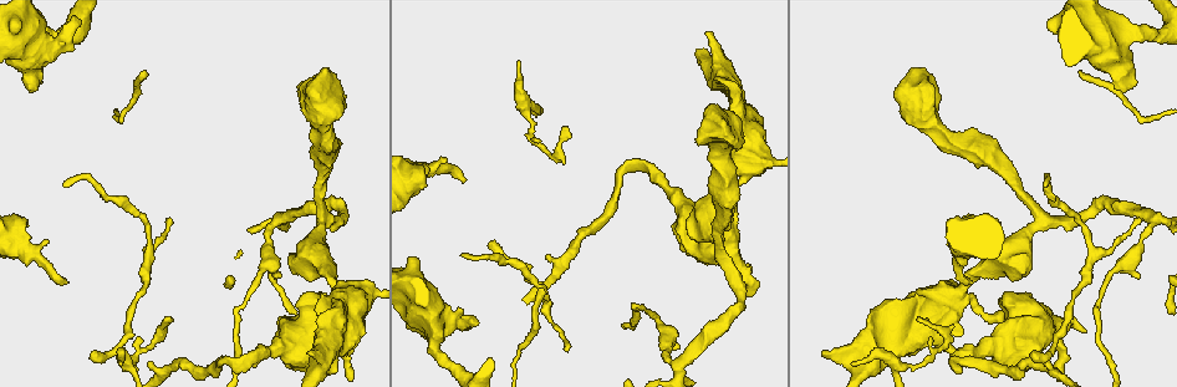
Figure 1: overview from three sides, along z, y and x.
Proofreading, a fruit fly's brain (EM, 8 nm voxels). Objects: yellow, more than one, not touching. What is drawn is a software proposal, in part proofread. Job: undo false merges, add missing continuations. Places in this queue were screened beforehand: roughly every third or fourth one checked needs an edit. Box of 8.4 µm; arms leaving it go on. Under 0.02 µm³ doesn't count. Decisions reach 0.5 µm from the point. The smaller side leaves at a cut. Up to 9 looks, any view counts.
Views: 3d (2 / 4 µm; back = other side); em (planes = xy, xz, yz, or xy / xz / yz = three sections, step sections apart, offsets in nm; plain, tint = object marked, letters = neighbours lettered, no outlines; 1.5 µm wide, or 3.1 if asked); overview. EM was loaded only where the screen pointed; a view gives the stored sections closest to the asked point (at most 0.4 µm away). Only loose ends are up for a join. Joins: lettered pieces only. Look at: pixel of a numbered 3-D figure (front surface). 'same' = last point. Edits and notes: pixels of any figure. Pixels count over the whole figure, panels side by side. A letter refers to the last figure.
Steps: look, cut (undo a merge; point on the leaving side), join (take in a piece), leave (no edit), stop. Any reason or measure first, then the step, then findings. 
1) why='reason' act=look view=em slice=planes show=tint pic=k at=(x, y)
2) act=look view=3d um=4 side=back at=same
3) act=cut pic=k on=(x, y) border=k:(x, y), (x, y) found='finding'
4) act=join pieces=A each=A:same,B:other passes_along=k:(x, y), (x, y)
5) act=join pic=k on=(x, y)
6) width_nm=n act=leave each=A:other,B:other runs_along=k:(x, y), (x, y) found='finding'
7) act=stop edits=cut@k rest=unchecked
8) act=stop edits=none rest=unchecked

why='an open end' act=look view=3d um=4 pic=1 at=(67, 282)

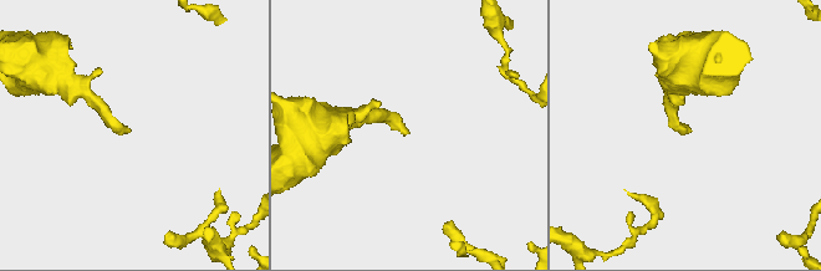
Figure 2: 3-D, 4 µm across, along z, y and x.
why='now the EM' act=look view=em slice=xz step=4 show=tint pic=2 at=(690, 130)

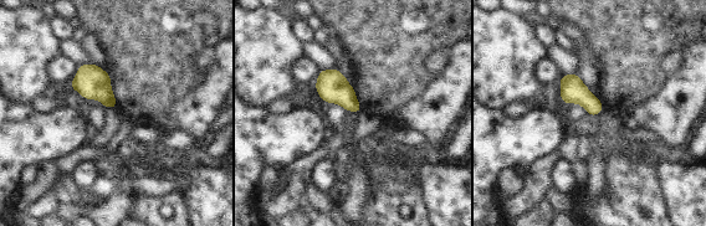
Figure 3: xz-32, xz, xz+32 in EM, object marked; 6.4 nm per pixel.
why='cut it another way' act=look view=em slice=planes show=letters at=same

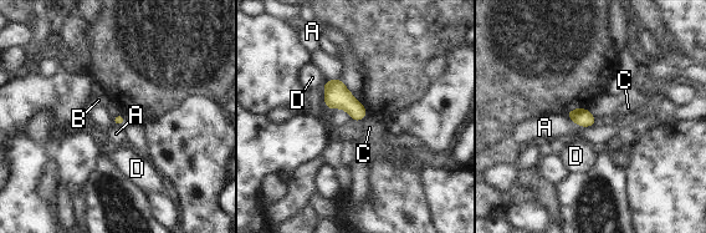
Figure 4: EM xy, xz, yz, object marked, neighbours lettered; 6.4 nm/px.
act=leave each=A:other,B:other,C:other,D:other border=4:(367, 114), (358, 121) found='no lettered piece goes on from it'

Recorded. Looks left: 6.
why='an open end' act=look view=3d um=2 pic=1 at=(94, 350)

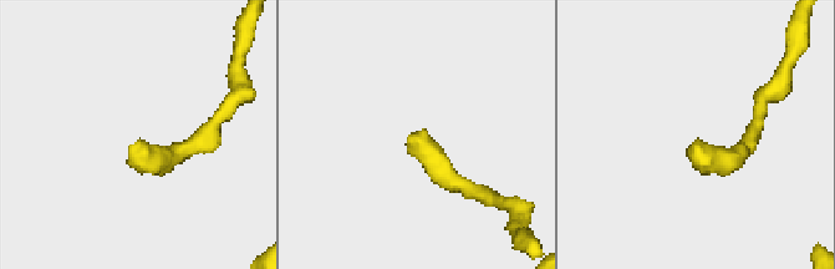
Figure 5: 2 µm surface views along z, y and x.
act=look view=em slice=yz step=8 show=letters pic=5 at=(696, 139)

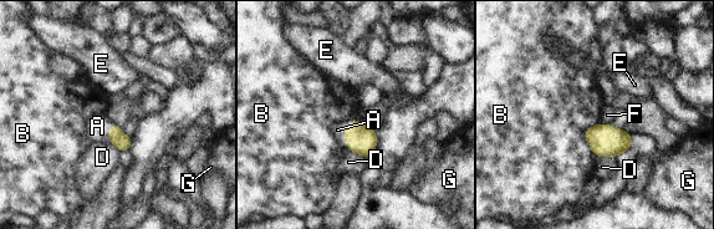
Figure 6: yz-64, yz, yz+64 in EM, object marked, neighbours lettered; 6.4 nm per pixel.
act=look view=em slice=planes show=letters at=same

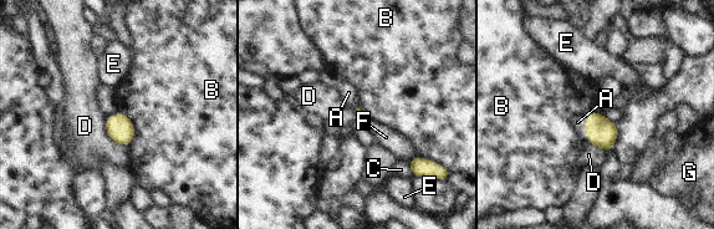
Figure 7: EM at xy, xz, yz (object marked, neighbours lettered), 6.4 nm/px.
act=join pieces=A each=A:same,B:other,C:other,D:other,E:other,F:other,G:other passes_along=7:(601, 132), (584, 127), (577, 122) found='it goes on there'

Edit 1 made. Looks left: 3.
why='tapers out' act=look view=3d um=4 pic=1 at=(1139, 220)

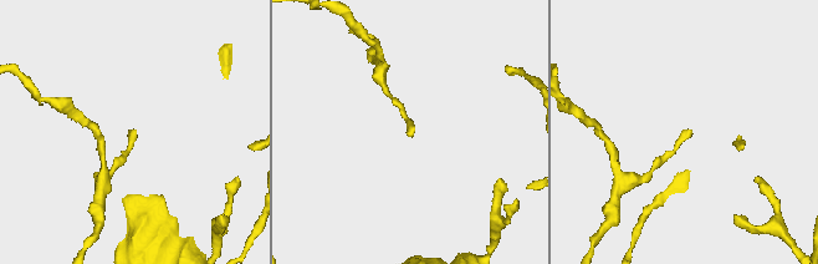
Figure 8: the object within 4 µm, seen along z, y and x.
why='need the tissue' act=look view=em slice=xy step=4 show=letters pic=8 at=(685, 130)

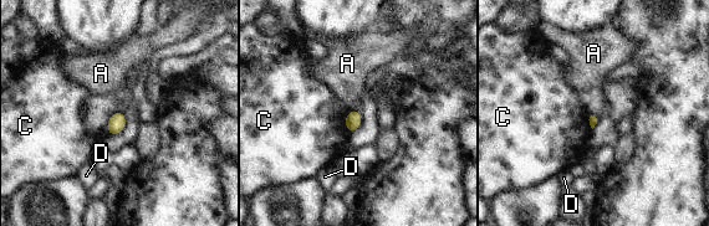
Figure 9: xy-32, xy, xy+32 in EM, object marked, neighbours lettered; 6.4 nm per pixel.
why='cut it another way' act=look view=em slice=planes show=letters at=same

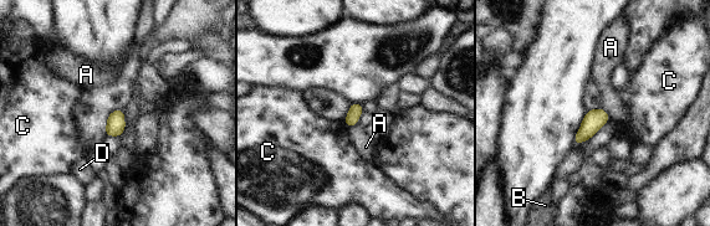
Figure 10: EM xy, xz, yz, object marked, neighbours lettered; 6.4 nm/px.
width_nm=90 act=leave each=A:other,B:other,C:other,D:other found='no lettered piece goes on from it'

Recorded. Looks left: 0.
act=stop edits=join@7 rest=unchecked

